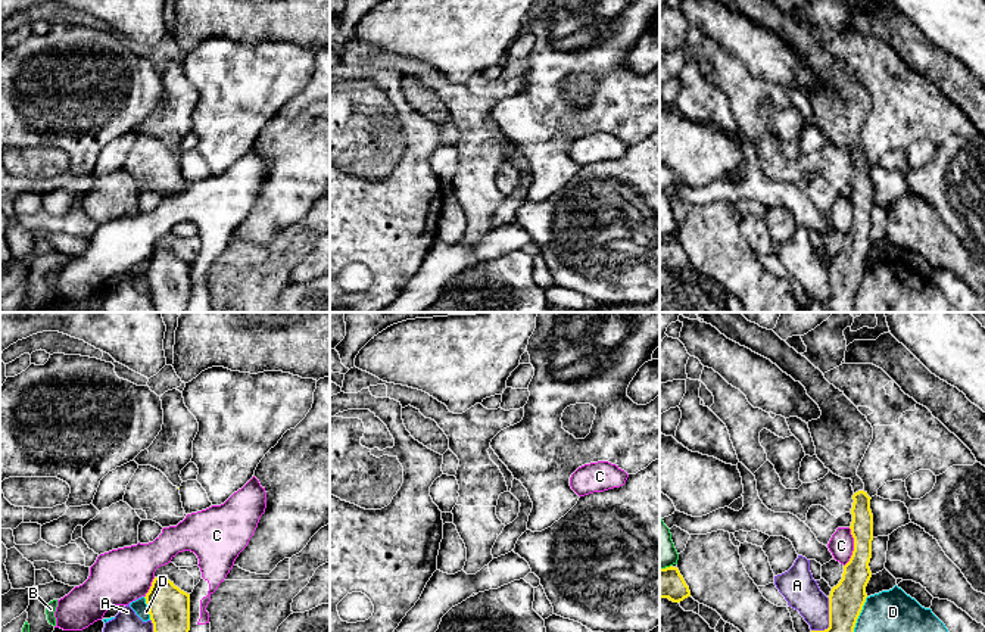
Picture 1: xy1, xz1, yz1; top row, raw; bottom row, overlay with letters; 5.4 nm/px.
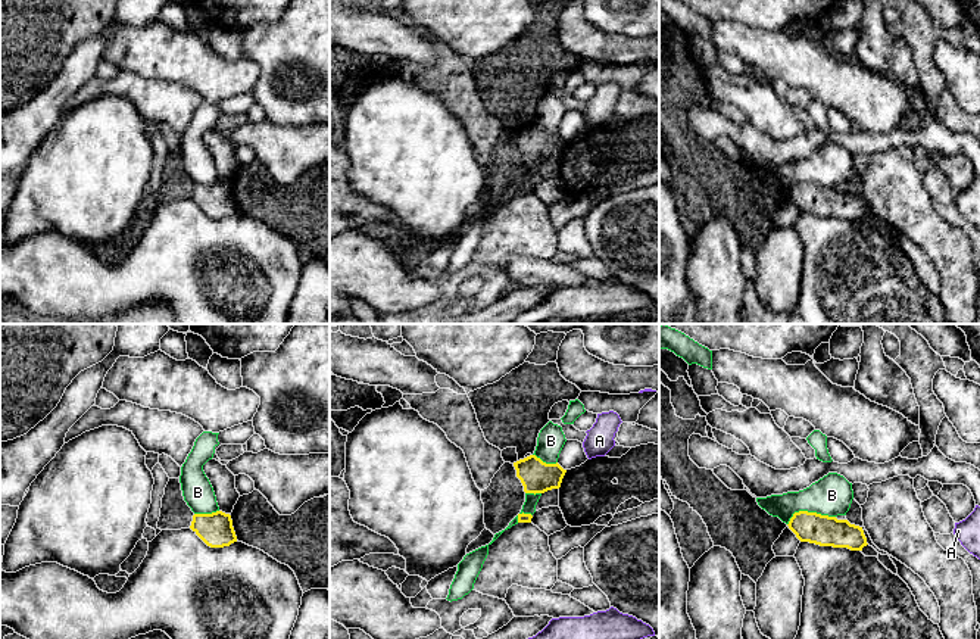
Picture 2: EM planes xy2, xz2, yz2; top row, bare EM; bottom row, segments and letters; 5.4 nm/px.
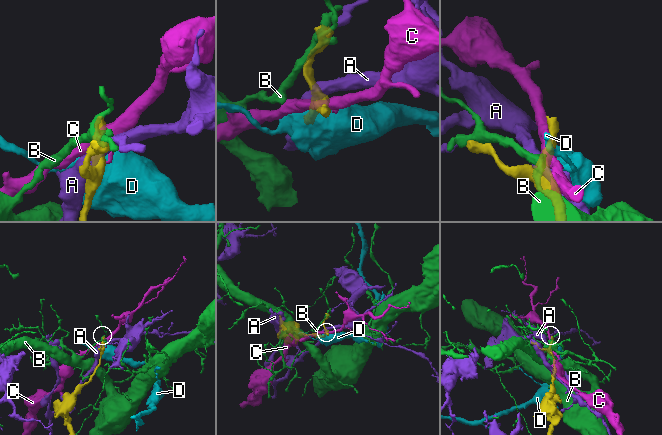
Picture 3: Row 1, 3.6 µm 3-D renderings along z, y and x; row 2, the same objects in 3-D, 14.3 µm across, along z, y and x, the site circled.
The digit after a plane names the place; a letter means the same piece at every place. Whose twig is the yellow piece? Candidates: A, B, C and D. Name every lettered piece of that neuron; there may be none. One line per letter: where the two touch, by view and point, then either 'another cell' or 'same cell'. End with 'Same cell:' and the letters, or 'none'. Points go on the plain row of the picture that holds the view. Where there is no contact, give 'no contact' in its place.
A: yz1 (829, 290) | another cell
B: yz2 (808, 183) | another cell
C: yz1 (854, 217) | another cell
D: yz1 (857, 288) | another cell
Same cell: none

